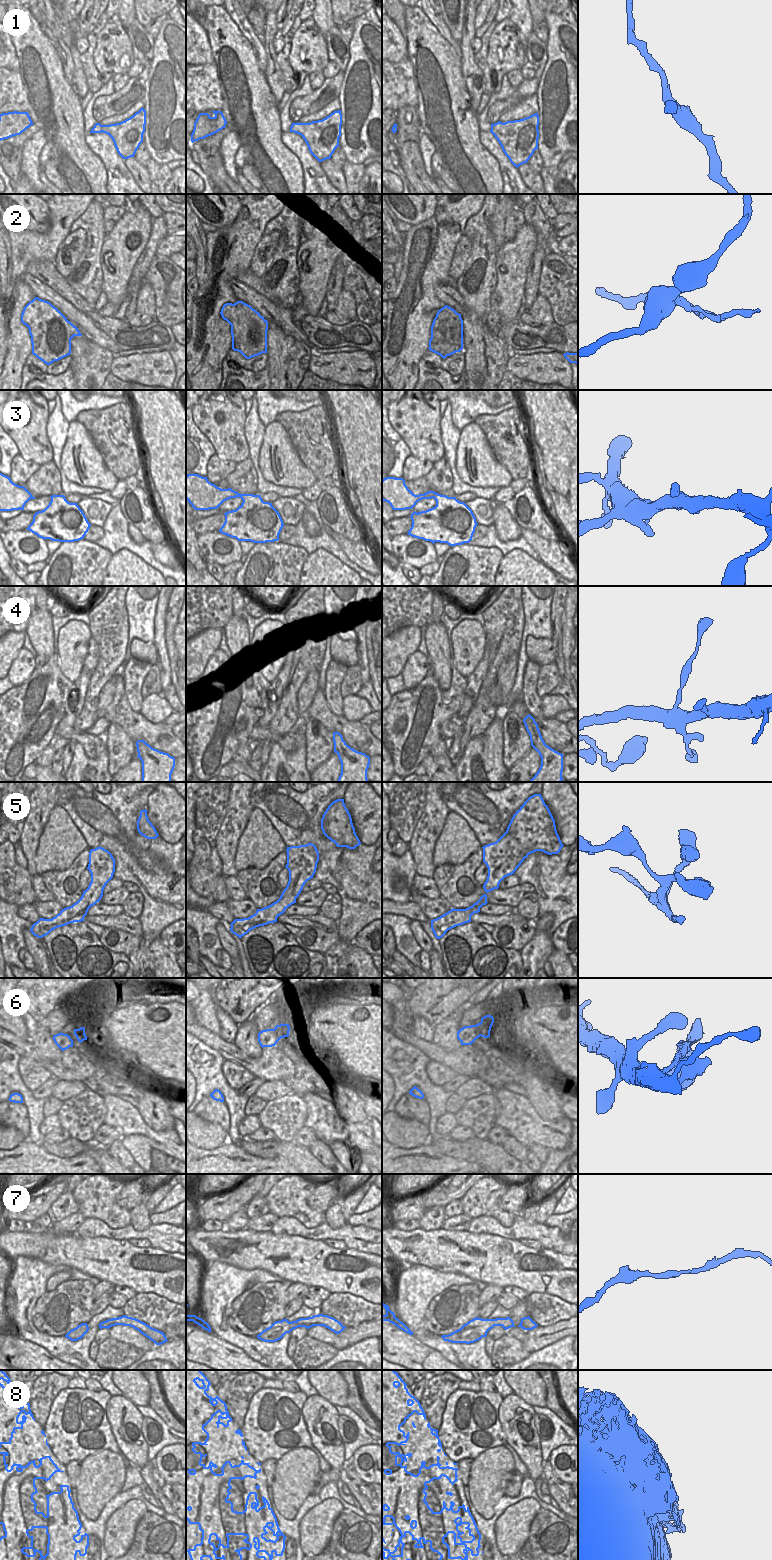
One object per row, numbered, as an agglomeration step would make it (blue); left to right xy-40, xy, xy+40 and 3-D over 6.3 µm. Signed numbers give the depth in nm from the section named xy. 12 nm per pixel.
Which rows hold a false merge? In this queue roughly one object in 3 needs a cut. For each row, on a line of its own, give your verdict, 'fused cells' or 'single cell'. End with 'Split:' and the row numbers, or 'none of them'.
1: single cell
2: fused cells
3: single cell
4: fused cells
5: single cell
6: fused cells
7: single cell
8: single cell
Split: 2, 4, 6

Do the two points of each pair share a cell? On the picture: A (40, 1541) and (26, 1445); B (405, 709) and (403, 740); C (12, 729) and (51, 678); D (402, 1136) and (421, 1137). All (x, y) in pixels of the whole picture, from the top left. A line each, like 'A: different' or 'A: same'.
A: same
B: same
C: same
D: same

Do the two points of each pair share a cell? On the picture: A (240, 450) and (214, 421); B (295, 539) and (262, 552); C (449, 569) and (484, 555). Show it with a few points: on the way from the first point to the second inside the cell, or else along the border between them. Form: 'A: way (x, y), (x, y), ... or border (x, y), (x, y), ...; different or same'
A: way (234, 443), (221, 428); same
B: border (281, 541), (300, 546), (306, 552); different
C: way (458, 569), (472, 567), (475, 564); same

